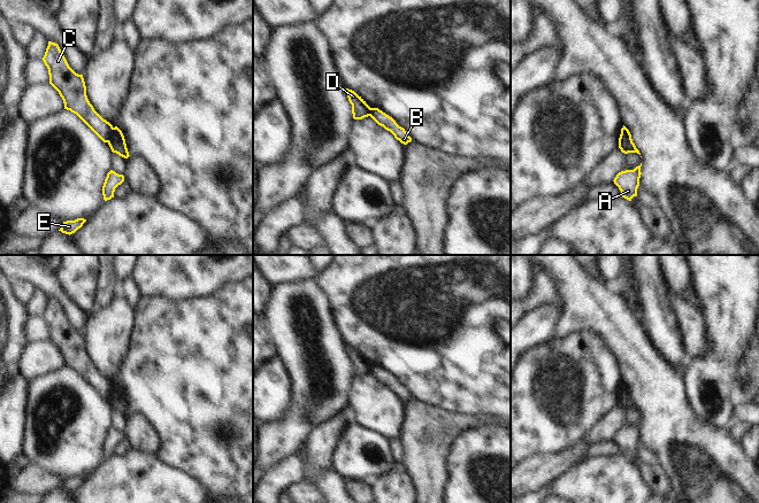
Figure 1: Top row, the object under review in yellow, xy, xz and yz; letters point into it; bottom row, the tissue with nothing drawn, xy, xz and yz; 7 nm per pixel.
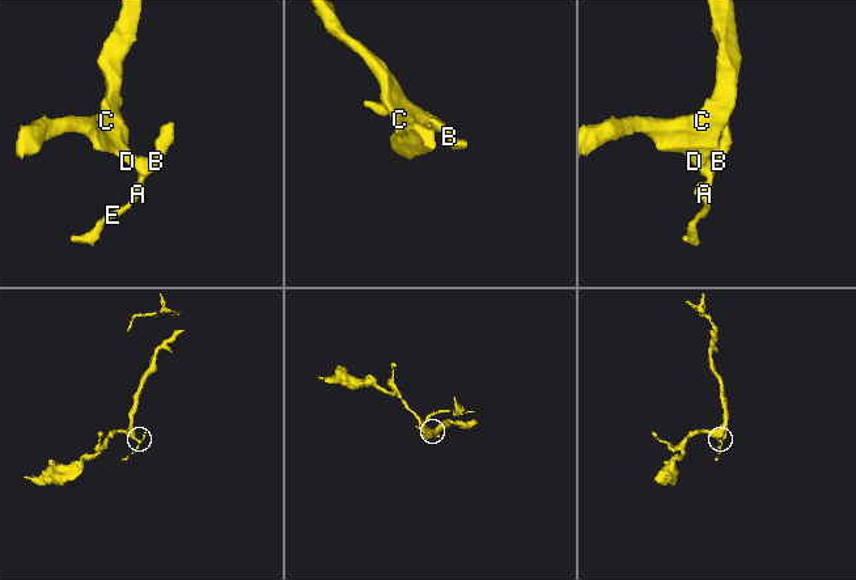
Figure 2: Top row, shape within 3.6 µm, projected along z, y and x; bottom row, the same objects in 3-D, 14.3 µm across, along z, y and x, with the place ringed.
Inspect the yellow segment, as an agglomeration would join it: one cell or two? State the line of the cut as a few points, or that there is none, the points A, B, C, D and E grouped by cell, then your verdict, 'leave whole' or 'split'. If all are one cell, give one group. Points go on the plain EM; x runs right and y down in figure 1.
cut xy (114, 385), (108, 400); groups A B E / C D; split

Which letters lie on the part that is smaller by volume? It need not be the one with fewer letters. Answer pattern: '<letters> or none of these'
A, B, E.

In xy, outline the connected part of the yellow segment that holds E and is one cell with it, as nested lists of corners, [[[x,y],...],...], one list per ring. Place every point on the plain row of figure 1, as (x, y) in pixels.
[[[77,475],[75,478],[63,479],[63,481],[59,488],[70,493],[70,492],[75,490],[78,486],[80,486],[85,479],[86,479],[86,477],[84,477],[84,475]]]

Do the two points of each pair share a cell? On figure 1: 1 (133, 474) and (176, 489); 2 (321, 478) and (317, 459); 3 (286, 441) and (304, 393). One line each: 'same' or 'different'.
1: same
2: different
3: same

